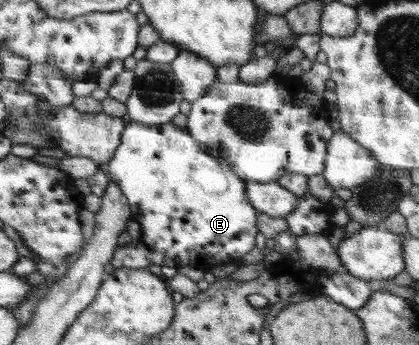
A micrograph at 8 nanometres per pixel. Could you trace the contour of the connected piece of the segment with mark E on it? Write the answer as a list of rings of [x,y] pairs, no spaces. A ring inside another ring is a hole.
[[[130,122],[125,127],[124,136],[121,138],[121,145],[117,147],[117,153],[110,158],[108,162],[109,172],[108,177],[111,181],[118,184],[121,190],[124,192],[126,199],[129,202],[130,211],[133,212],[131,216],[132,221],[140,224],[142,228],[142,237],[140,237],[140,243],[119,246],[117,251],[114,251],[113,259],[110,259],[110,264],[114,268],[127,268],[127,269],[148,269],[151,263],[155,263],[158,266],[173,266],[179,268],[181,266],[201,267],[204,272],[210,272],[210,270],[216,265],[226,266],[232,261],[238,261],[240,257],[244,257],[246,253],[250,253],[256,245],[256,233],[258,233],[258,227],[256,226],[256,215],[258,215],[257,208],[255,208],[248,195],[246,195],[246,181],[238,176],[236,172],[229,166],[226,160],[212,157],[208,151],[206,151],[204,145],[198,143],[196,139],[190,136],[190,133],[184,128],[175,126],[174,124],[161,124],[156,126],[146,126],[137,122]]]

